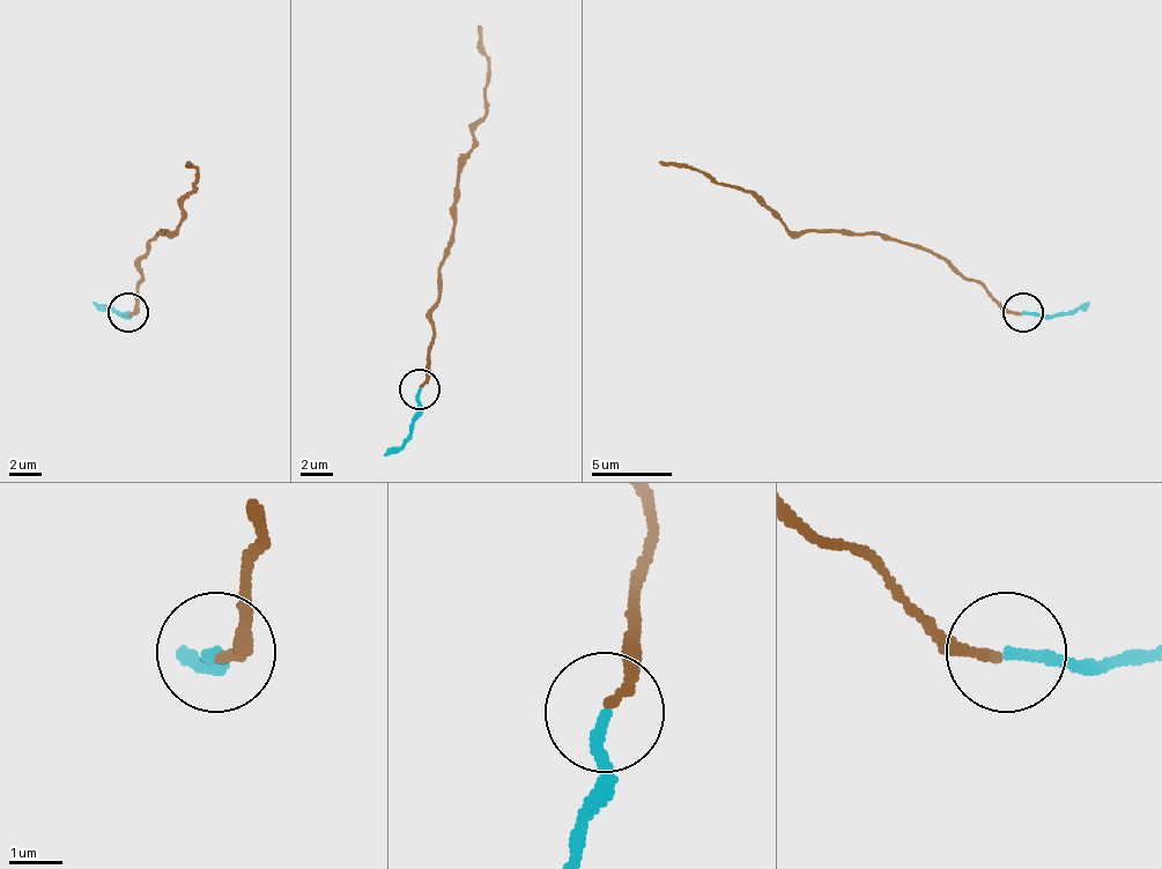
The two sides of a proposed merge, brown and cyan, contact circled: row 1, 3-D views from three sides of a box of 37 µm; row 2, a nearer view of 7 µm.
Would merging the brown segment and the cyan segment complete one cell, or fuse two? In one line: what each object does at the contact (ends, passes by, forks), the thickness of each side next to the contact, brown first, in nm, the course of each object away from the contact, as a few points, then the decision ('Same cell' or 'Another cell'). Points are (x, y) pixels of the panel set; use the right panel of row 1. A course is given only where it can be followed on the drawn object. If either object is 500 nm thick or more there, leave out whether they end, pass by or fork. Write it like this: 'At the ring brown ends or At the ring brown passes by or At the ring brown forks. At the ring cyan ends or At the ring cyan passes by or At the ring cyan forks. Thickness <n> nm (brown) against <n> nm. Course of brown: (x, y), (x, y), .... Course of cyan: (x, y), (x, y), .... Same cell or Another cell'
At the ring brown ends. At the ring cyan ends. Thickness 200 nm (brown) against 200 nm. Course of brown: (1020, 311), (1007, 311), (983, 287), (919, 247), (858, 235), (794, 231), (746, 191), (697, 171), (658, 163). Course of cyan: (1023, 311), (1064, 316), (1088, 303). Another cell

